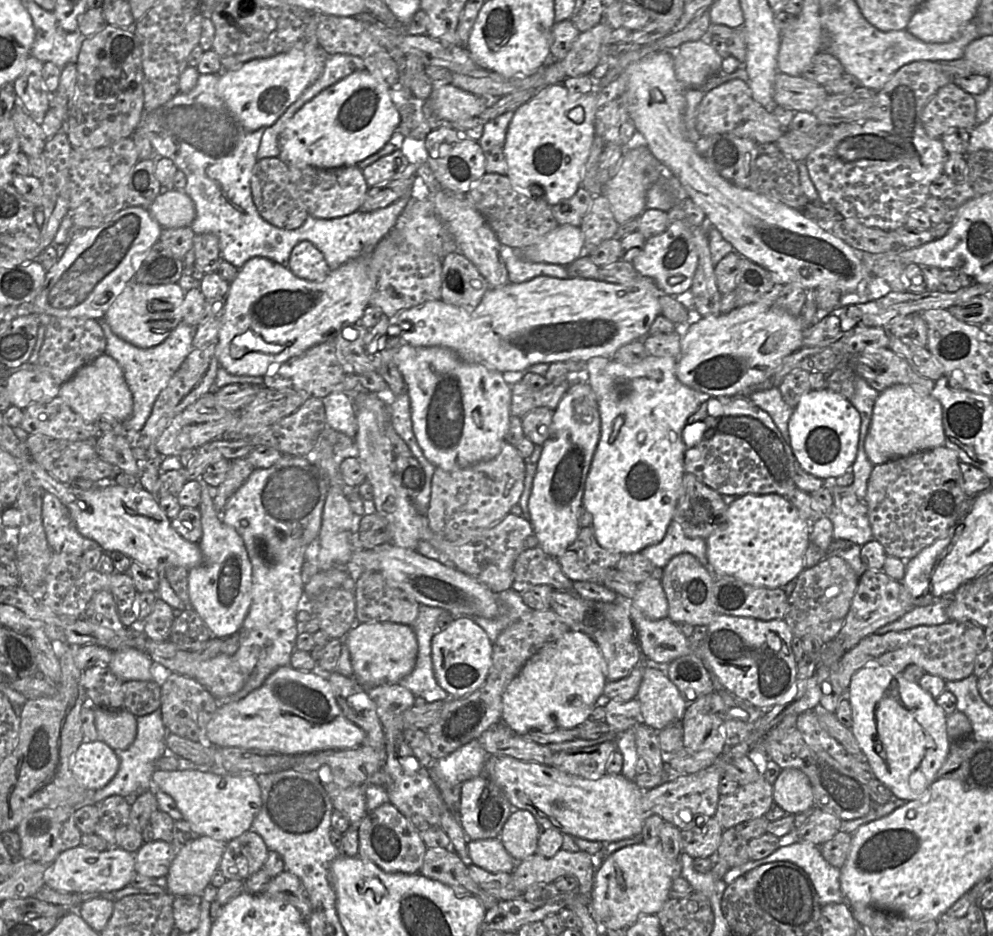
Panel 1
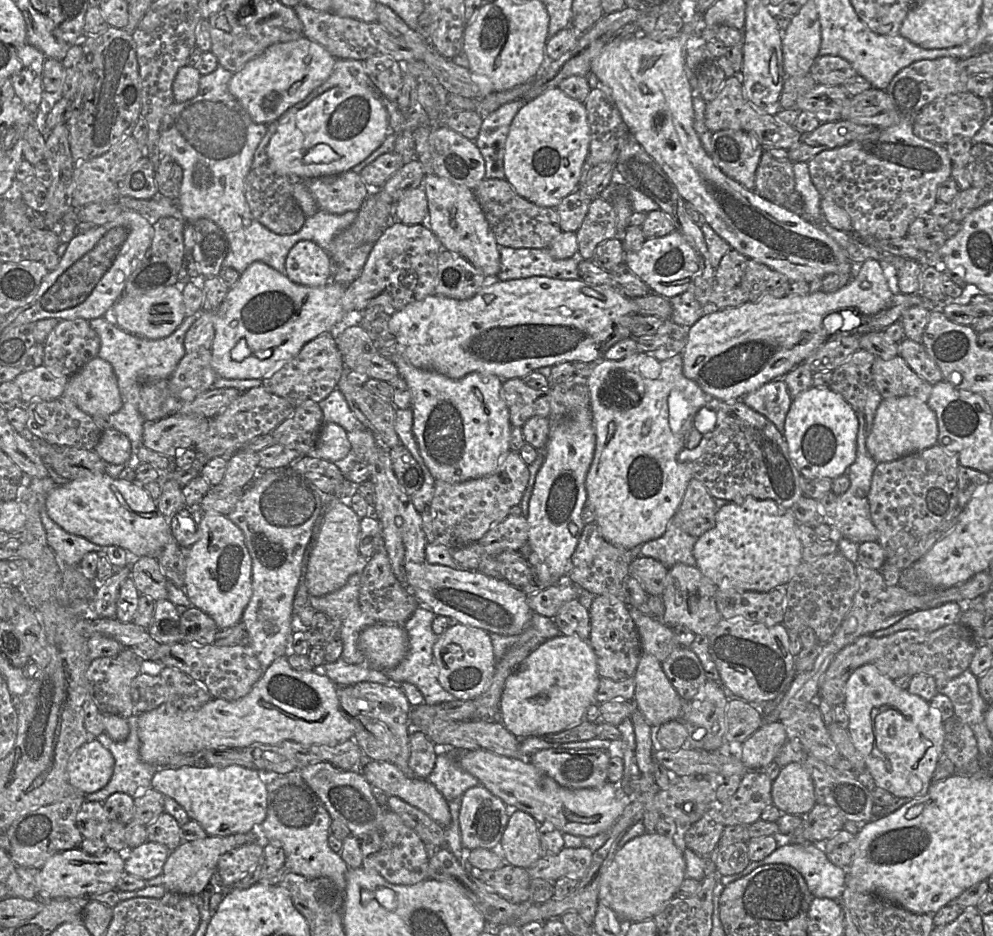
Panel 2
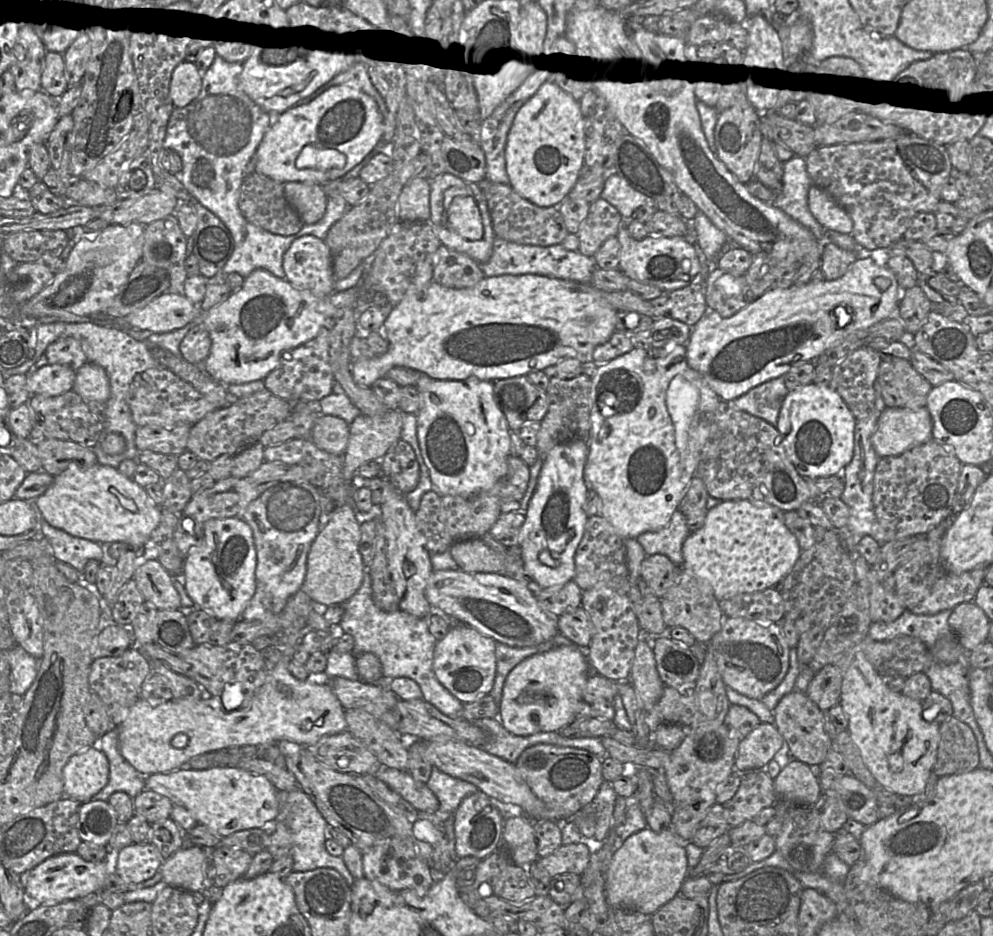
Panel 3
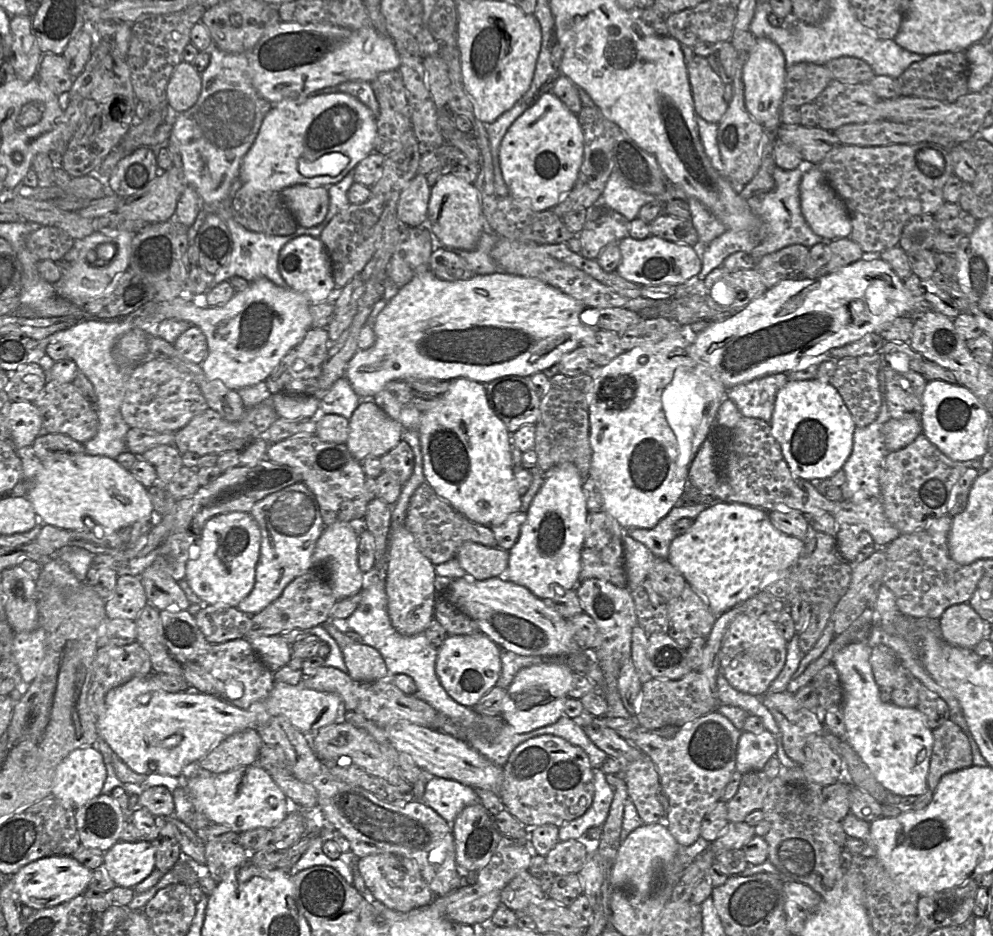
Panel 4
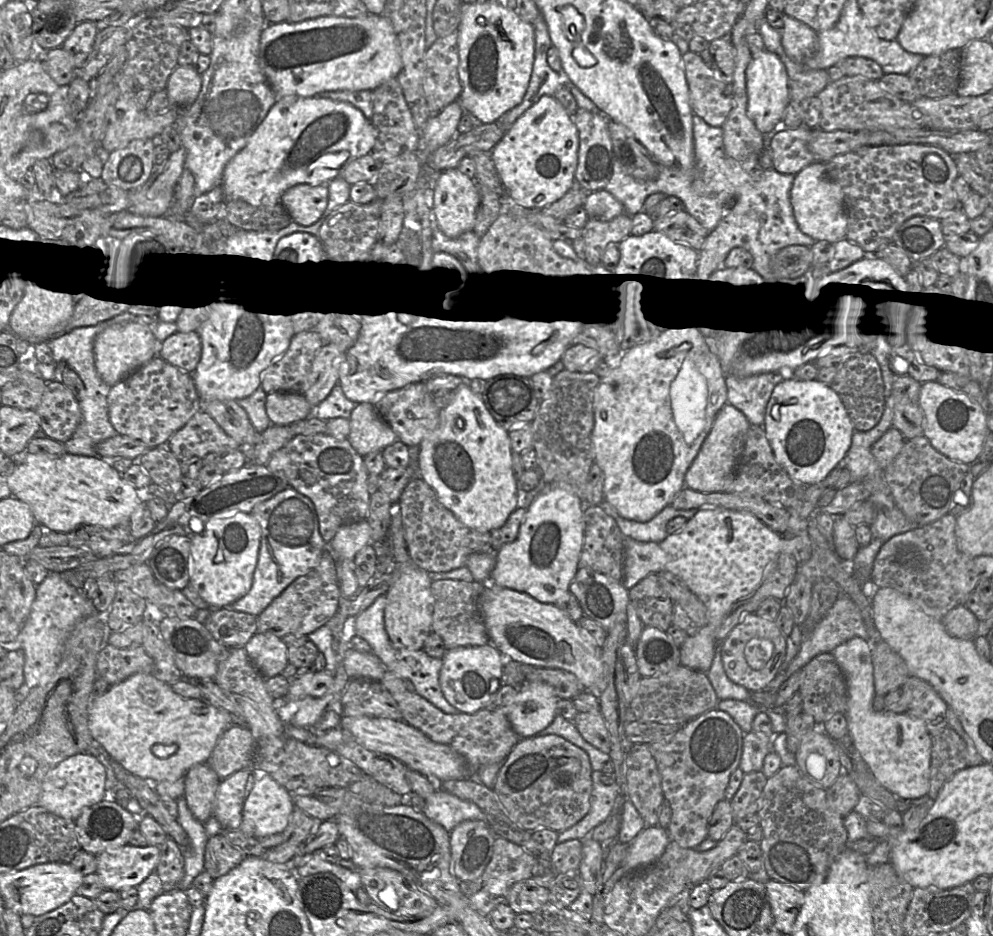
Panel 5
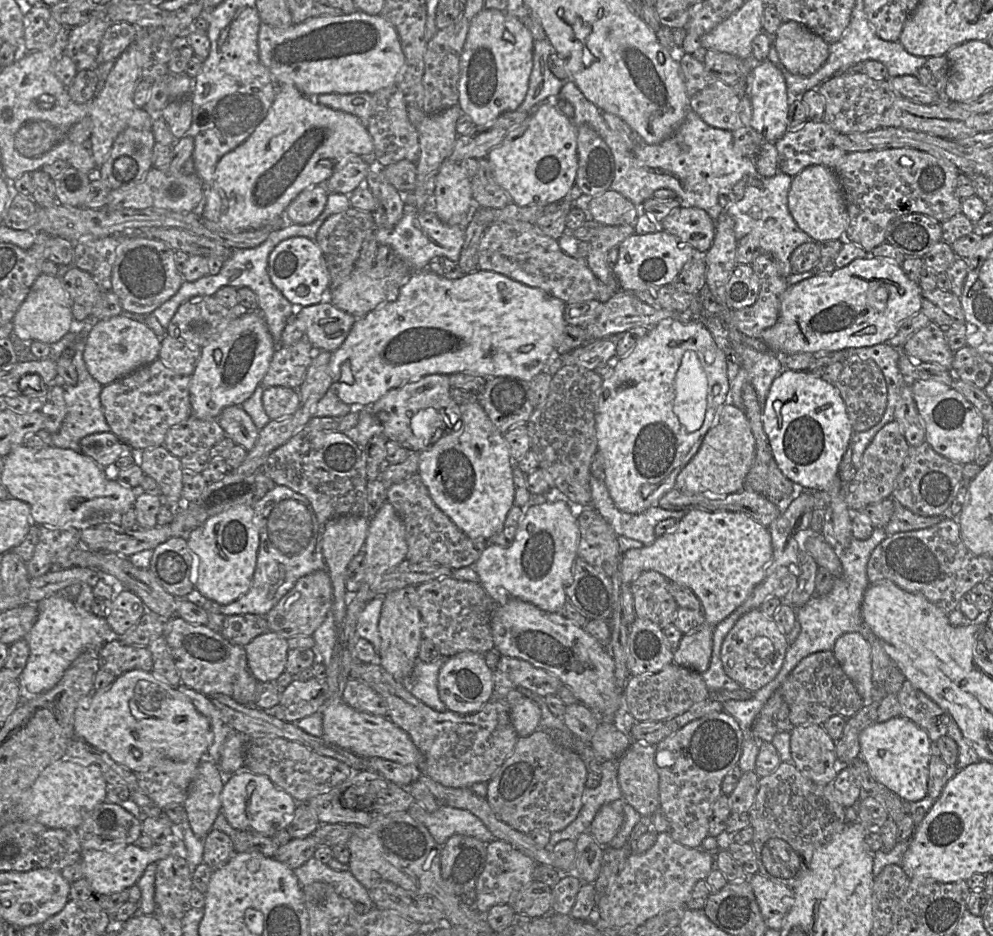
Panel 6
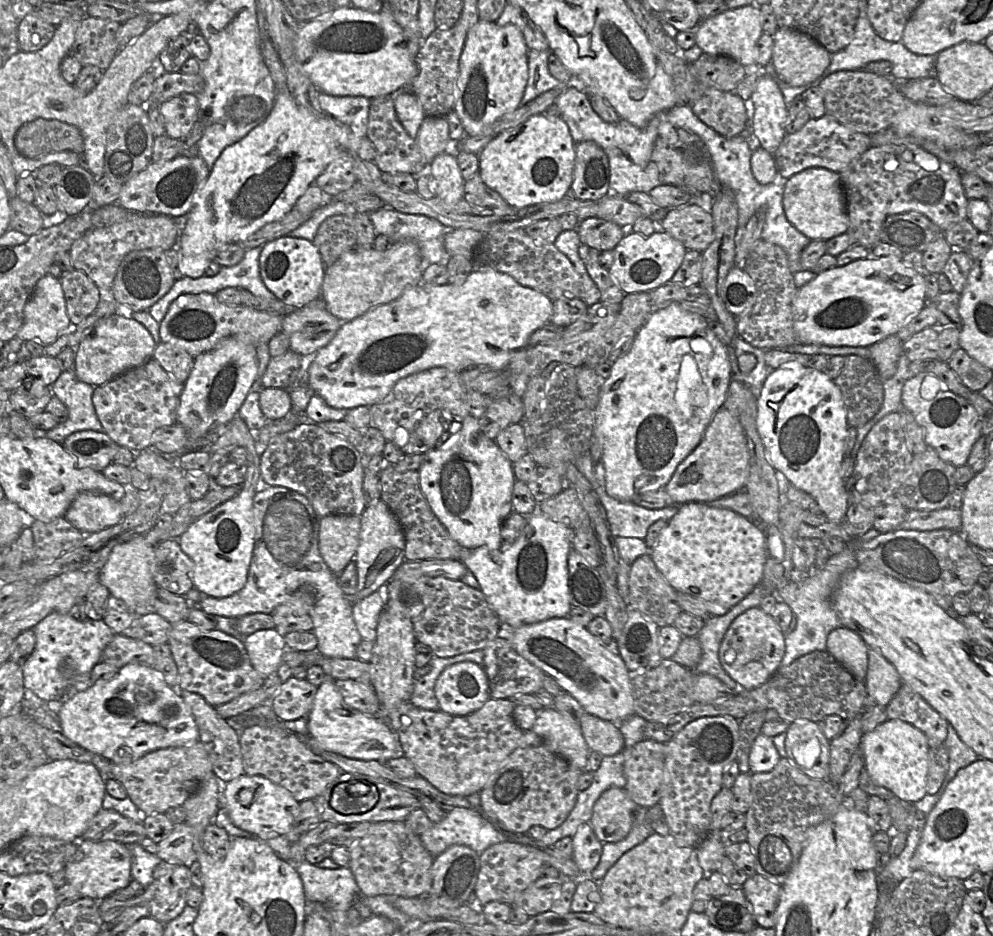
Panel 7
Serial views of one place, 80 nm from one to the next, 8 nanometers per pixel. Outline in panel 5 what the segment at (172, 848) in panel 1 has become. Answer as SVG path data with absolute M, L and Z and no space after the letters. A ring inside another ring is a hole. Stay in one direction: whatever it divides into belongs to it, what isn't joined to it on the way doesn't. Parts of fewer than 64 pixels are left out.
M130 843L96 855L97 869L106 890L121 891L137 887L156 870L160 858L158 845L144 847Z

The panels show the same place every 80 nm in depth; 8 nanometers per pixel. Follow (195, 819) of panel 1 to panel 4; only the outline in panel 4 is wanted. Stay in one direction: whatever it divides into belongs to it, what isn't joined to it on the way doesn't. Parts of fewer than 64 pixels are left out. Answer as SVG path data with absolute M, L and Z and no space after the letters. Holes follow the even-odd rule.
M257 764L219 774L198 768L194 776L184 781L184 788L194 811L204 814L211 823L225 825L238 834L257 828L274 829L292 809L268 771Z

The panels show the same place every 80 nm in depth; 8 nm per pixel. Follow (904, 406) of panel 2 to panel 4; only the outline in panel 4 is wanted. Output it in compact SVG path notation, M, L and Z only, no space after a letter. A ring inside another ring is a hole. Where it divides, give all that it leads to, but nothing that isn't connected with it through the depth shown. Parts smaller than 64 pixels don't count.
M890 418L883 426L883 441L889 452L900 450L911 444L922 434L920 418Z

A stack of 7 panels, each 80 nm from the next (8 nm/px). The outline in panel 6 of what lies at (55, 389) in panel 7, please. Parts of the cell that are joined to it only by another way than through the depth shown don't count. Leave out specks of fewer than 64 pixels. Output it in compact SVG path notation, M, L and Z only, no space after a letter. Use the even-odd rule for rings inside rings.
M73 326L73 328L64 337L50 345L51 354L49 357L53 360L57 360L63 355L64 351L68 347L74 346L73 358L71 360L78 374L77 383L74 386L63 385L67 413L60 429L56 433L51 434L51 442L53 446L74 451L79 451L80 441L85 436L111 431L110 426L105 419L100 401L100 393L103 386L90 375L86 368L83 359L85 339L81 338L81 335L82 332L75 331Z

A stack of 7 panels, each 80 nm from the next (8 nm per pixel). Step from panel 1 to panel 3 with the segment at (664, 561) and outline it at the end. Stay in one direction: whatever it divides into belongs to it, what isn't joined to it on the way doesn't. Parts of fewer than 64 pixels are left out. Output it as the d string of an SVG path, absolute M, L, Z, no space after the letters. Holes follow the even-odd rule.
M677 509L666 527L654 532L644 532L636 540L647 556L665 555L676 566L682 567L684 560L682 546L690 533L685 516Z

